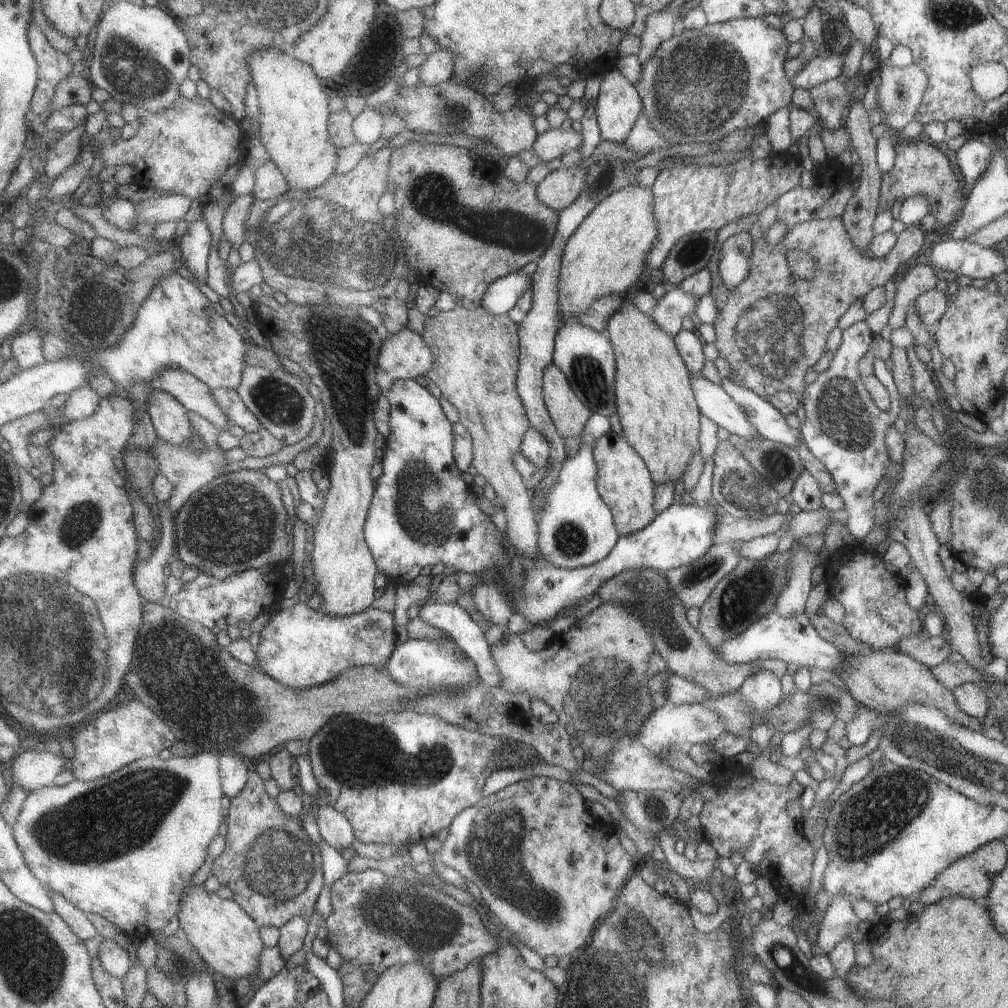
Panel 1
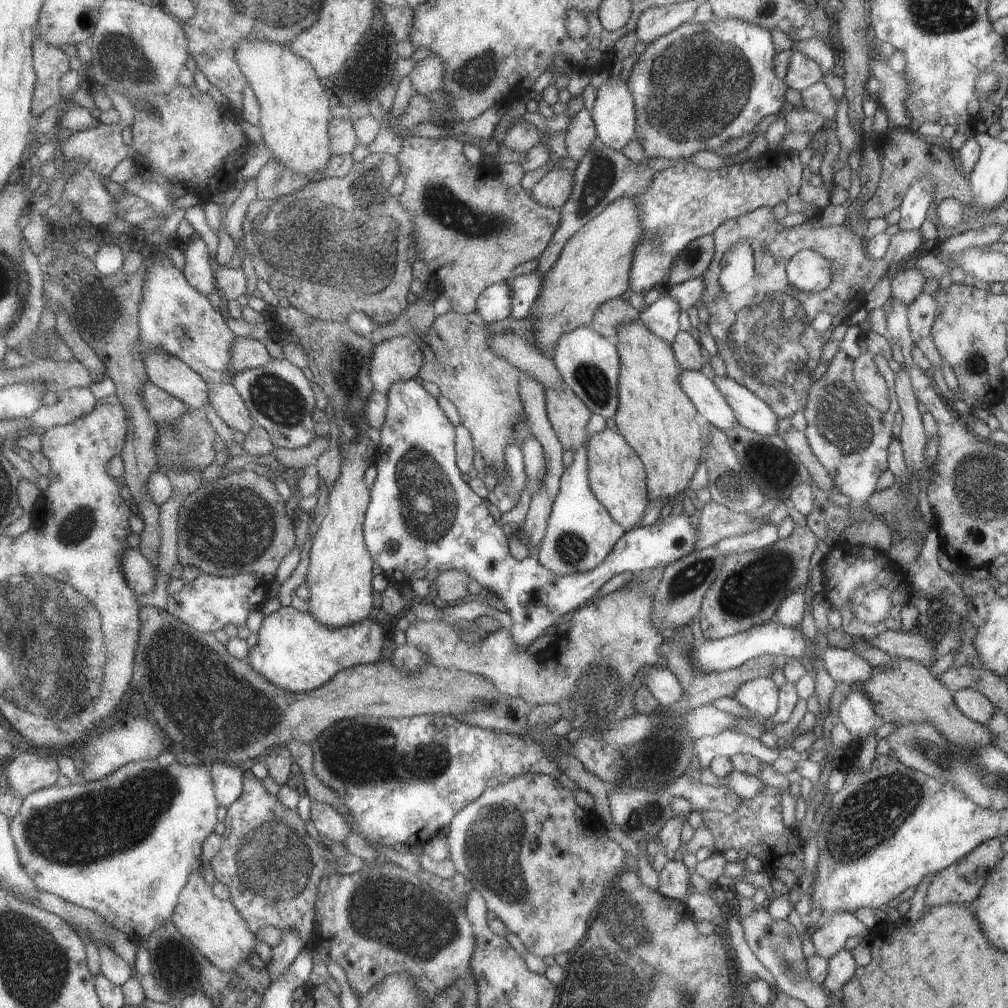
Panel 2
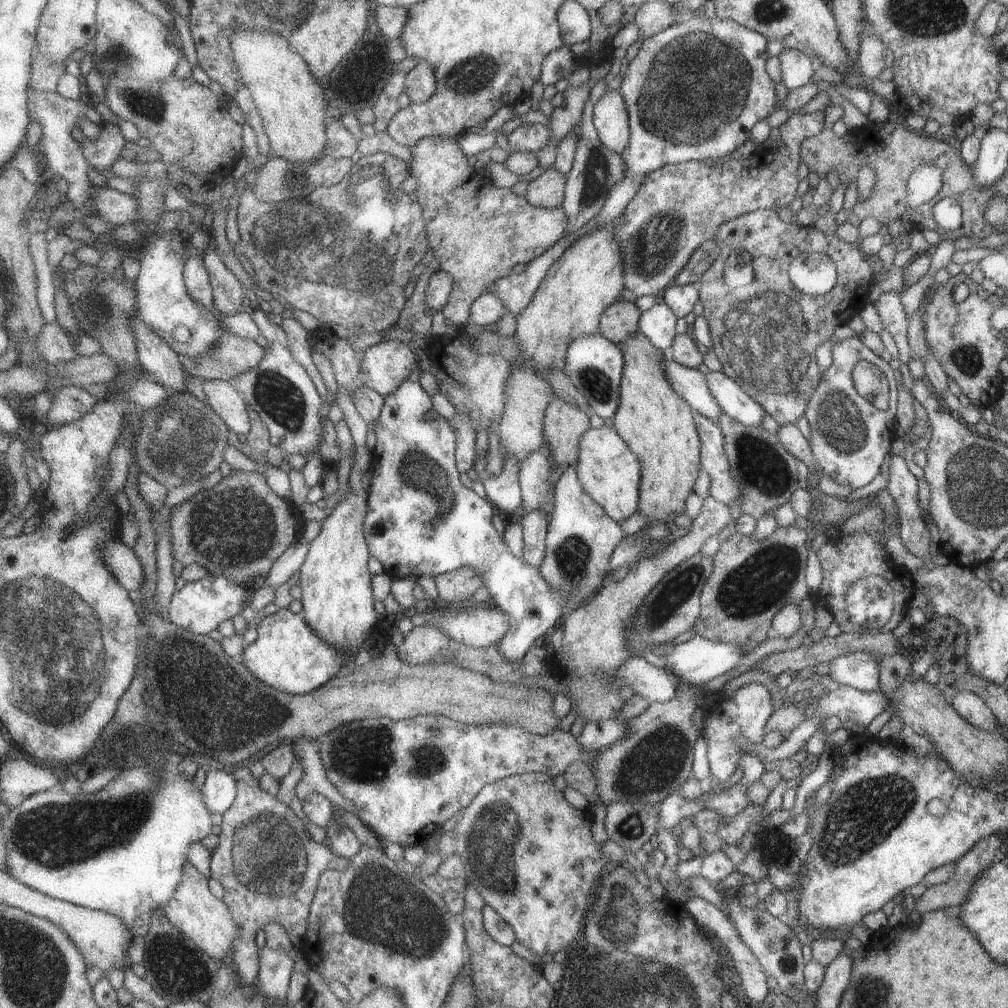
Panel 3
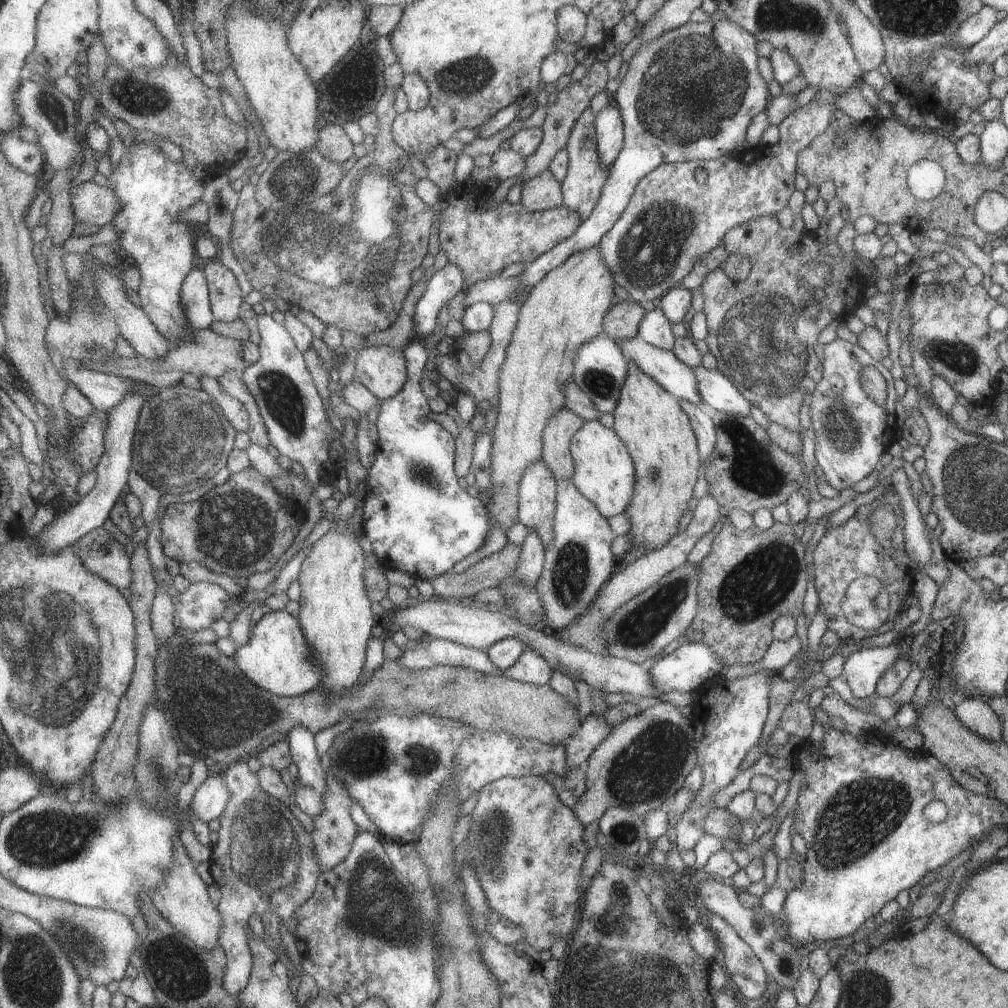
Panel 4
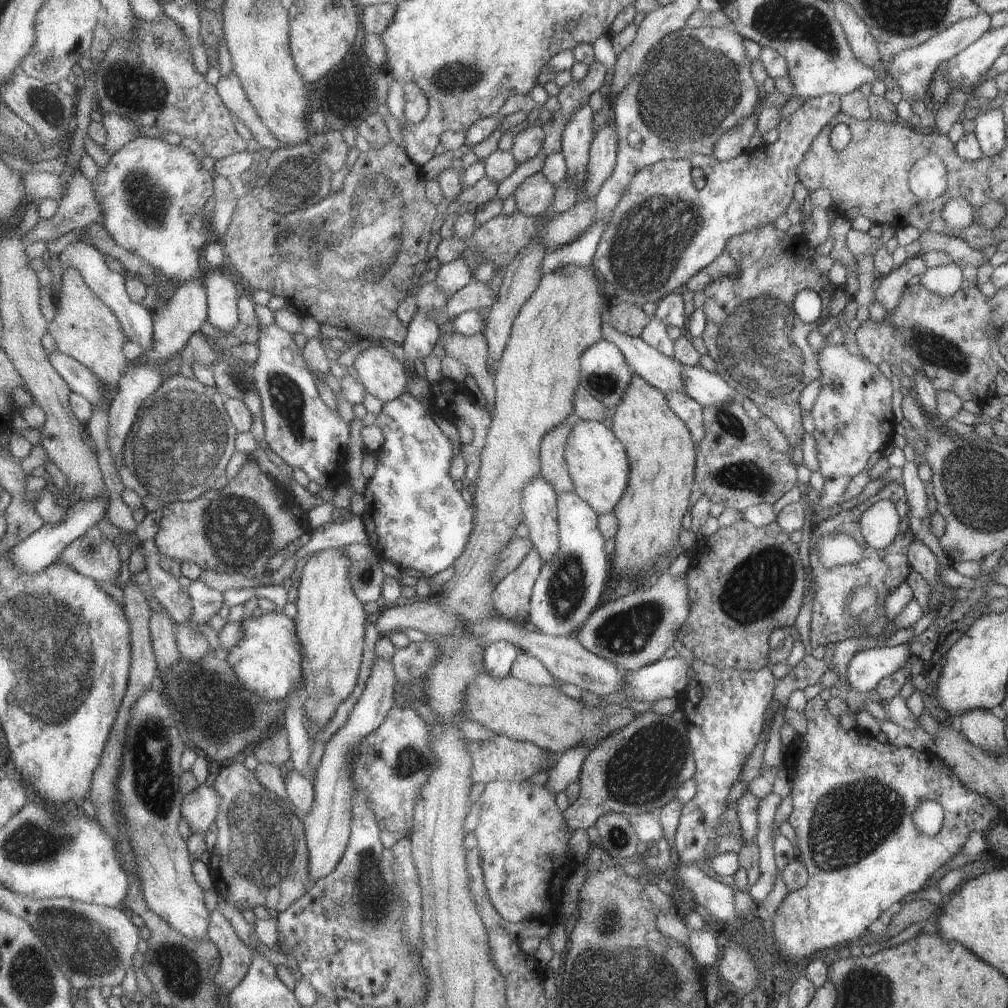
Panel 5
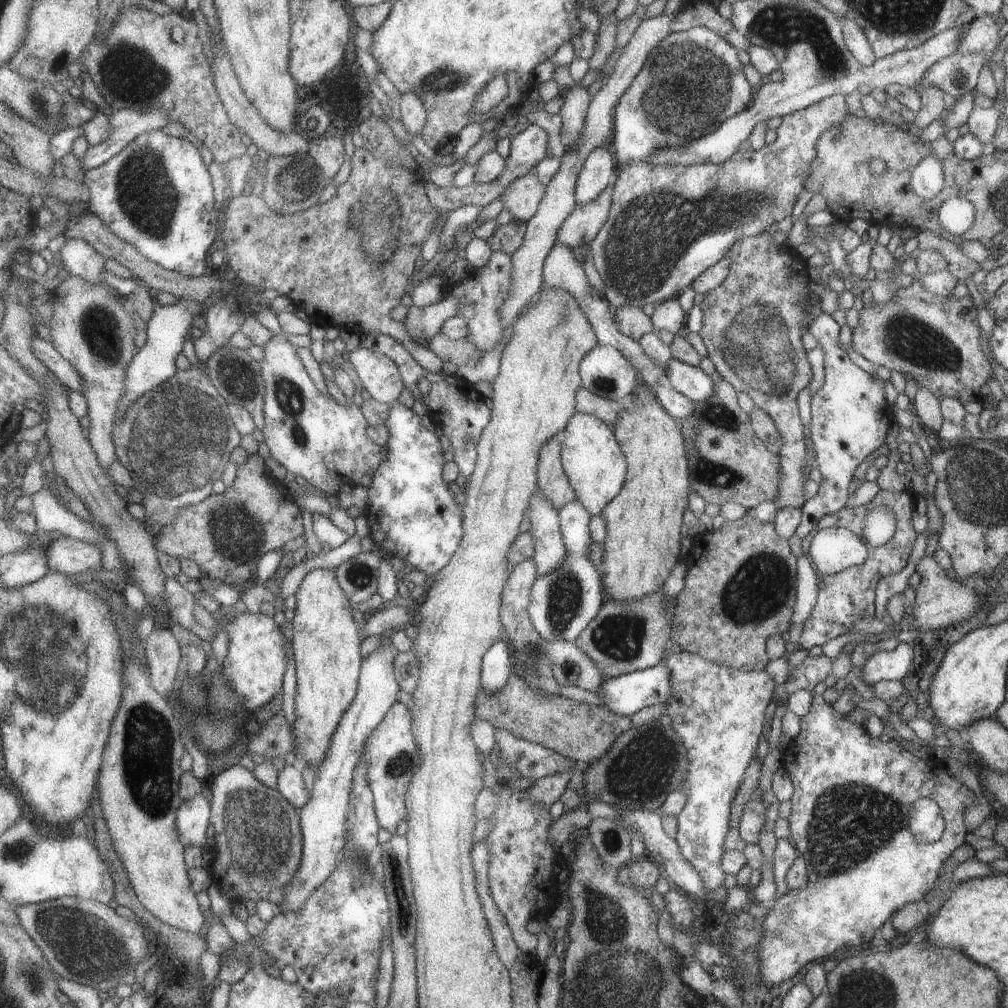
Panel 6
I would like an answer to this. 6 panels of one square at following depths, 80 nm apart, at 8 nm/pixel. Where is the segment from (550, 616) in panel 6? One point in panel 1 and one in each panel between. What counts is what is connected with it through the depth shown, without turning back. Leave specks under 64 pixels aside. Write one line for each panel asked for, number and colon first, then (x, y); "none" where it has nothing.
1: (575, 528)
2: (579, 533)
3: (580, 538)
4: (577, 563)
5: (570, 585)

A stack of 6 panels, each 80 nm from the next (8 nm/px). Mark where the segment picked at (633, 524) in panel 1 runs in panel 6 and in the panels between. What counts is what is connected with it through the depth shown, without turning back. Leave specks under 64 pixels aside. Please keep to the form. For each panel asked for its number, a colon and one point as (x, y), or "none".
2: (616, 477)
3: (606, 469)
4: (603, 473)
5: (598, 466)
6: (595, 467)

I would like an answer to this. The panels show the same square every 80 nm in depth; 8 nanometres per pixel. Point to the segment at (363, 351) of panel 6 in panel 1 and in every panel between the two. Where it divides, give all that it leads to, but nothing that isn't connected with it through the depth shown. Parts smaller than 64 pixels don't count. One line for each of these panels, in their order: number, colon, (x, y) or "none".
1: (403, 355)
2: (396, 359)
3: (383, 366)
4: (382, 370)
5: (379, 372)

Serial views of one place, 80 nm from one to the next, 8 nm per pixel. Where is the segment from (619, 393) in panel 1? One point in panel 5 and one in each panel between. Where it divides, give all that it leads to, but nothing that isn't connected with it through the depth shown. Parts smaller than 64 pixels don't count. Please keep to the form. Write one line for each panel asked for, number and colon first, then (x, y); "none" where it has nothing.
2: (656, 418)
3: (657, 425)
4: (658, 436)
5: (660, 450)

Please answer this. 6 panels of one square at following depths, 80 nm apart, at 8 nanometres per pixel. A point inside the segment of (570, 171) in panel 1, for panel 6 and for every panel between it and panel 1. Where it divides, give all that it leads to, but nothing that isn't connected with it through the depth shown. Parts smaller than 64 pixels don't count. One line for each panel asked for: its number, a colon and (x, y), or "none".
2: (551, 190)
3: (546, 190)
4: (542, 192)
5: (534, 194)
6: (521, 198)

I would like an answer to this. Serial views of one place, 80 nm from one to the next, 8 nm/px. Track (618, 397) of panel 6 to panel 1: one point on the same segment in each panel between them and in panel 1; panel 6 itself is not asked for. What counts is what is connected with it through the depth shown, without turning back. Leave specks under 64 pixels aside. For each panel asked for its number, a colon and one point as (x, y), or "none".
1: (585, 357)
2: (588, 363)
3: (594, 364)
4: (599, 368)
5: (604, 374)

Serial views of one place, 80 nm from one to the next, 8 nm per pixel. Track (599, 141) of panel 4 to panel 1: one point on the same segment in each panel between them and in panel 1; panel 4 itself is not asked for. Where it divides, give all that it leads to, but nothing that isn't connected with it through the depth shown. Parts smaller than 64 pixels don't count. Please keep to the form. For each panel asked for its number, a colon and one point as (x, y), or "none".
1: (618, 105)
2: (613, 115)
3: (609, 117)

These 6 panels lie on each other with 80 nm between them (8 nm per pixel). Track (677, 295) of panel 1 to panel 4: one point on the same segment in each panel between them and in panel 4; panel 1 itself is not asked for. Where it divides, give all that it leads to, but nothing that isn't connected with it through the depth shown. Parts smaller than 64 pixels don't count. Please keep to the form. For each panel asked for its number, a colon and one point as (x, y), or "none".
2: (660, 318)
3: (656, 324)
4: (654, 328)

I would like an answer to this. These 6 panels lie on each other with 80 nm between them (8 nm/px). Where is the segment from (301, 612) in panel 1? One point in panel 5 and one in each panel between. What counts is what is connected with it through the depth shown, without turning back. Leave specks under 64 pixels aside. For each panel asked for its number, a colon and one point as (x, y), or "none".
2: (294, 652)
3: (287, 655)
4: (276, 658)
5: (266, 660)

